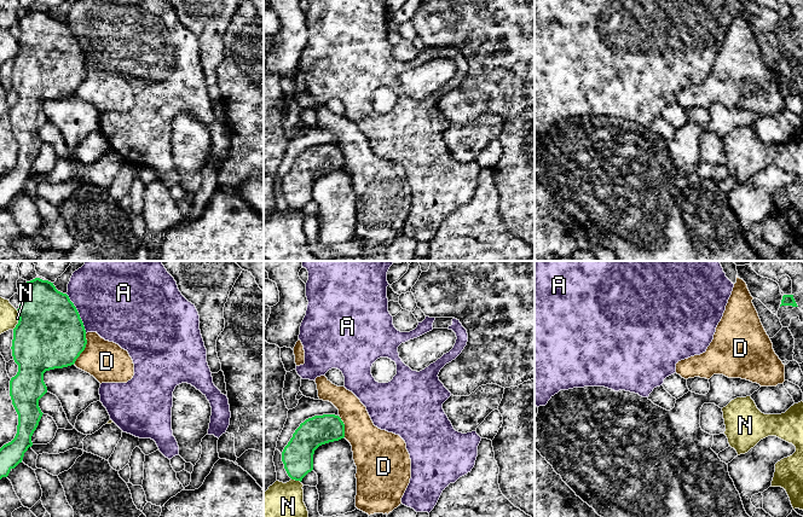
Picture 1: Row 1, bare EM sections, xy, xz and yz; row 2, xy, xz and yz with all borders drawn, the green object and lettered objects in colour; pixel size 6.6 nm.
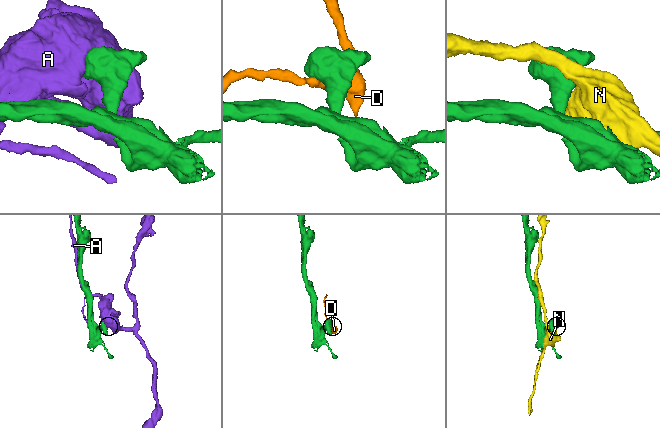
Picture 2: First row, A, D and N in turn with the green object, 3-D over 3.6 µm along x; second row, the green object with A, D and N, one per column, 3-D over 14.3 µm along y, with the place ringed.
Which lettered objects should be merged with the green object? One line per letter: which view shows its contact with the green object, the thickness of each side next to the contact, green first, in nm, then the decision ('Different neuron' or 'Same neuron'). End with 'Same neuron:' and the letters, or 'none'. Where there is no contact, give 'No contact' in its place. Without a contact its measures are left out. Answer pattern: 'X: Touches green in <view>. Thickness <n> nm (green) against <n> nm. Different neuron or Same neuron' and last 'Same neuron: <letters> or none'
A: Touches green in xy. Thickness 460 nm (green) against 440 nm. Different neuron
D: Touches green in xy. Thickness 460 nm (green) against 280 nm. Different neuron
N: Touches green in xy. Thickness 460 nm (green) against 130 nm. Different neuron
Same neuron: none

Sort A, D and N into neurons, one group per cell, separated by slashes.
A / D / N

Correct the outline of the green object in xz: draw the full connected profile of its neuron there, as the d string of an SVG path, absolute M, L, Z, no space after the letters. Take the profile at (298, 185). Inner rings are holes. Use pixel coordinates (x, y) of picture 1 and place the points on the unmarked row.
M323 144L306 149L282 181L282 191L288 205L301 211L313 199L314 180L322 174L343 167L345 153L339 145Z

